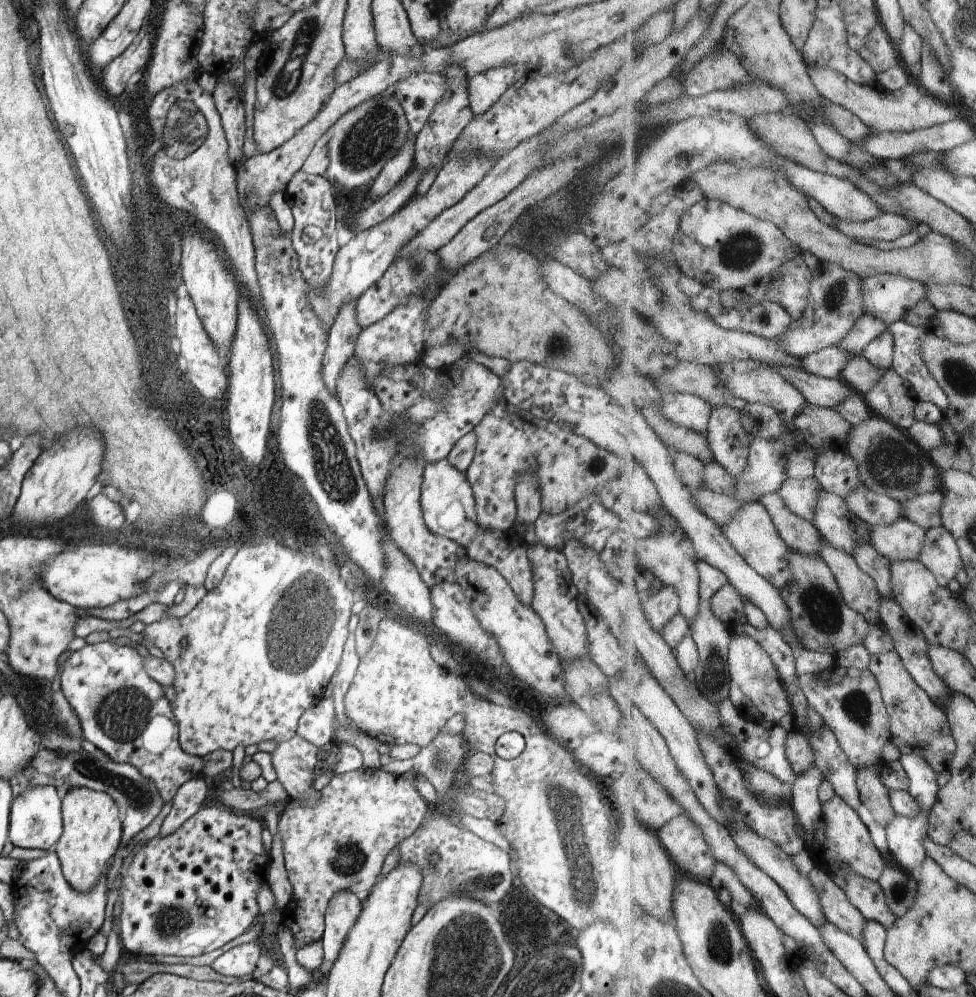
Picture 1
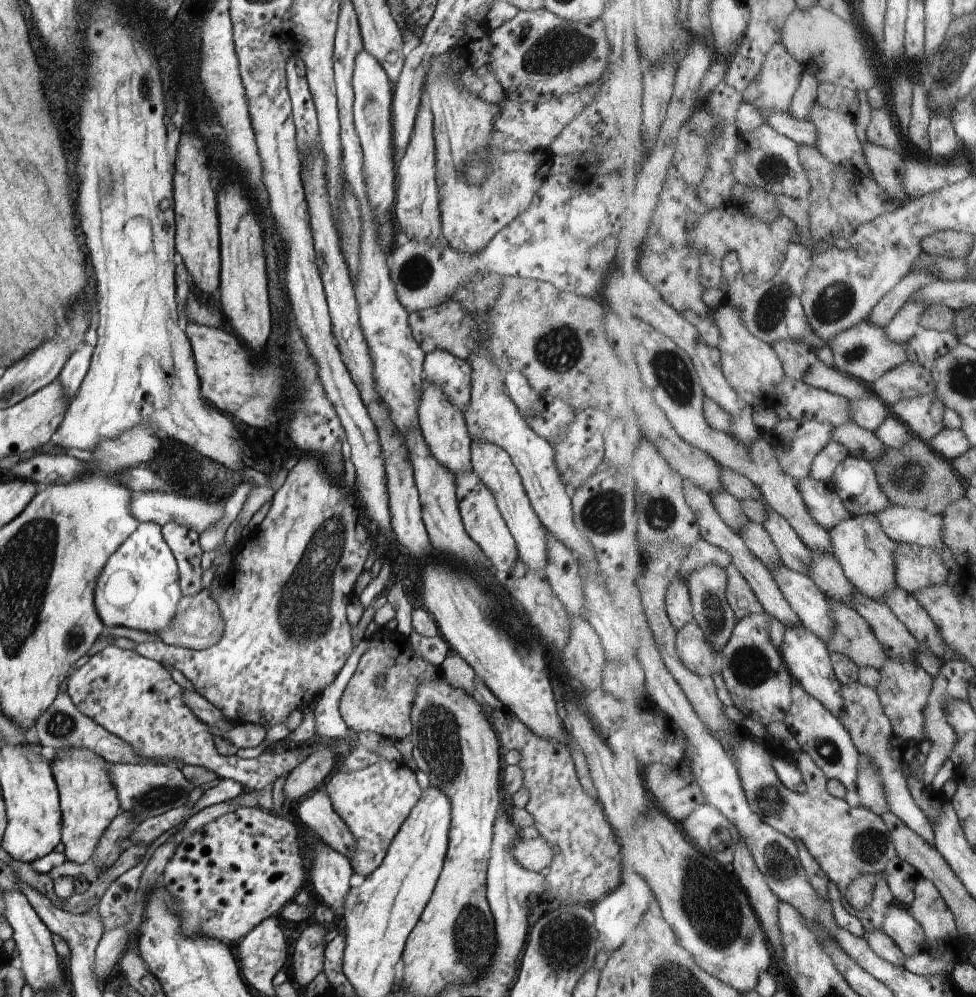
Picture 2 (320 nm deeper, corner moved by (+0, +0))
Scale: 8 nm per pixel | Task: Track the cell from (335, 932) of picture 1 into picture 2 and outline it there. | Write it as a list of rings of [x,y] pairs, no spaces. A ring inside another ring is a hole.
[[[325,843],[316,846],[313,858],[312,876],[310,878],[322,903],[336,915],[344,914],[344,902],[350,894],[352,866],[346,855],[333,850]]]

